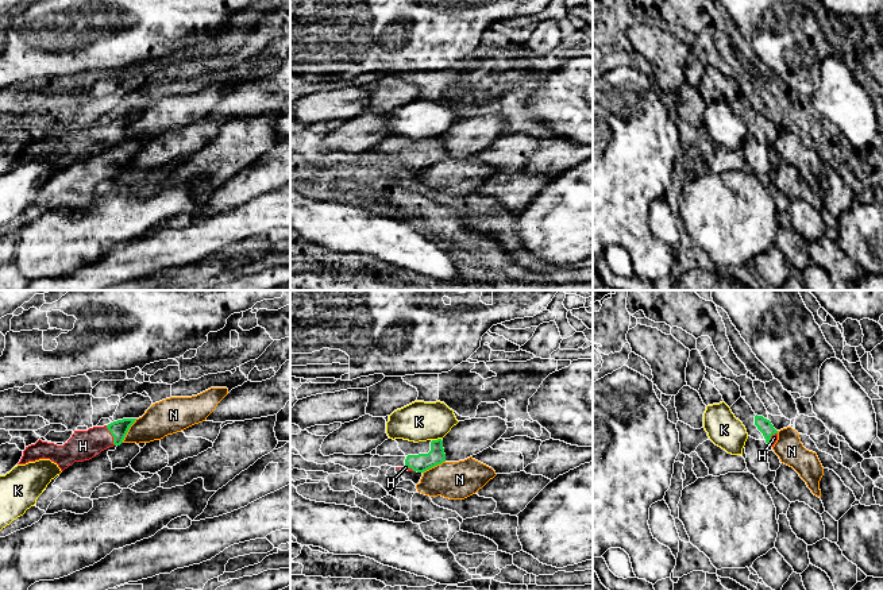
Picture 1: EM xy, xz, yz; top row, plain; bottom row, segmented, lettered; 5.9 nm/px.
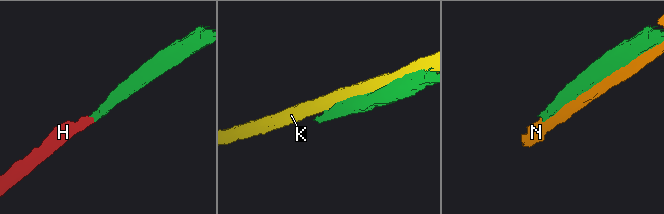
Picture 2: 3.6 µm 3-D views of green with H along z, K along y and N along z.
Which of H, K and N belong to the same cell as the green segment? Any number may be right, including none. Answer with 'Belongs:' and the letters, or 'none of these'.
Belongs: H

